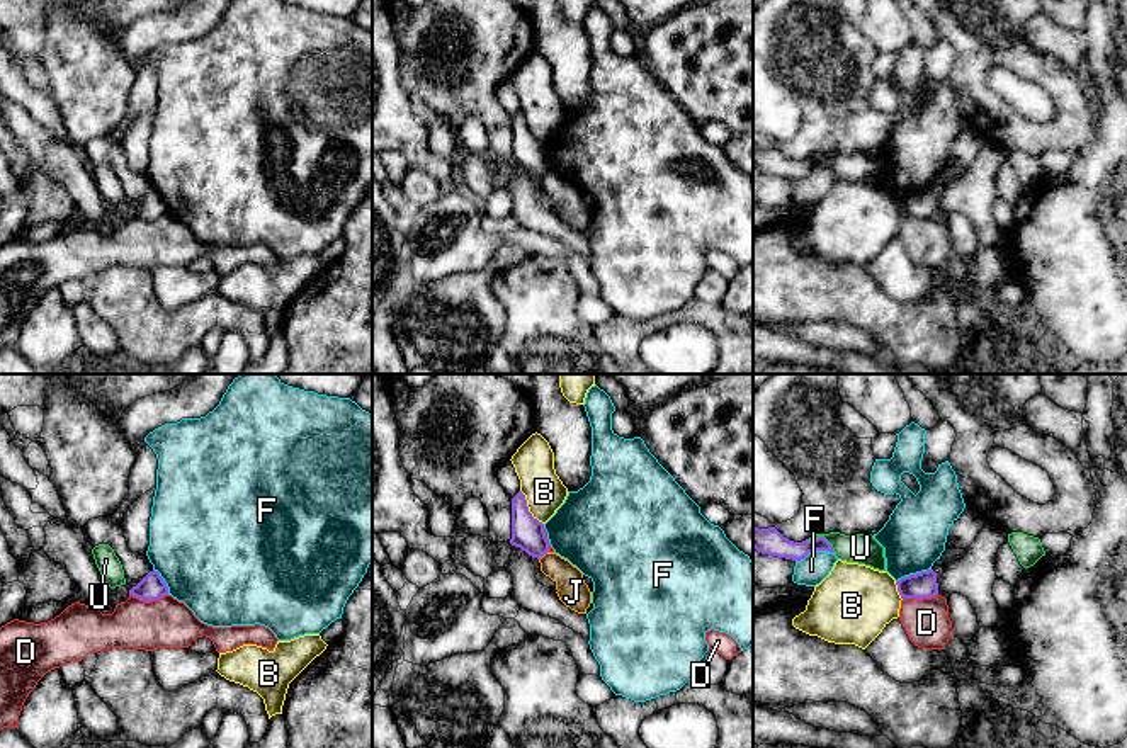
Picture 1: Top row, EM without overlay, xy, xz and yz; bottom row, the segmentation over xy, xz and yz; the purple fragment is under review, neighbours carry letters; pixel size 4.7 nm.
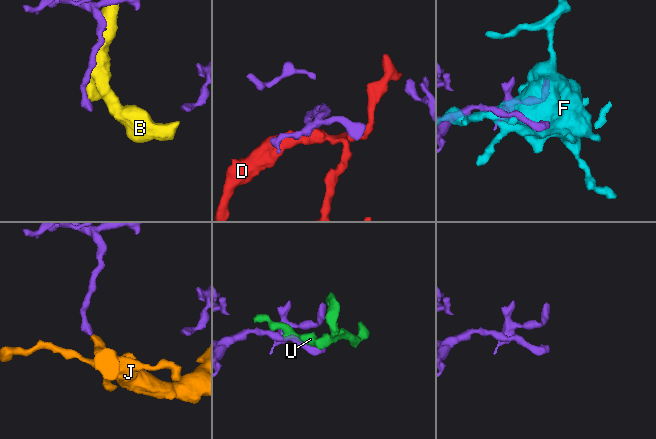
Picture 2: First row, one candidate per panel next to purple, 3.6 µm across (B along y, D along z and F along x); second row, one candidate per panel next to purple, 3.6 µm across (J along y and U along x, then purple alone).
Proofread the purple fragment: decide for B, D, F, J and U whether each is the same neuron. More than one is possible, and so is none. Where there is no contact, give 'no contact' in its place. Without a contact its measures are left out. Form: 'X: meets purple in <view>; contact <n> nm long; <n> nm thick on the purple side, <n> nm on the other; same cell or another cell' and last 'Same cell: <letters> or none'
B: meets purple in xz; contact 200 nm long; 160 nm thick on the purple side, 190 nm on the other; another cell
D: meets purple in xy; contact 180 nm long; 120 nm thick on the purple side, 240 nm on the other; another cell
F: meets purple in yz; contact 190 nm long; 130 nm thick on the purple side, 140 nm on the other; another cell
J: meets purple in xz; contact 60 nm long; 160 nm thick on the purple side, 150 nm on the other; another cell
U: meets purple in yz; contact 160 nm long; 130 nm thick on the purple side, 140 nm on the other; another cell
Same cell: none

